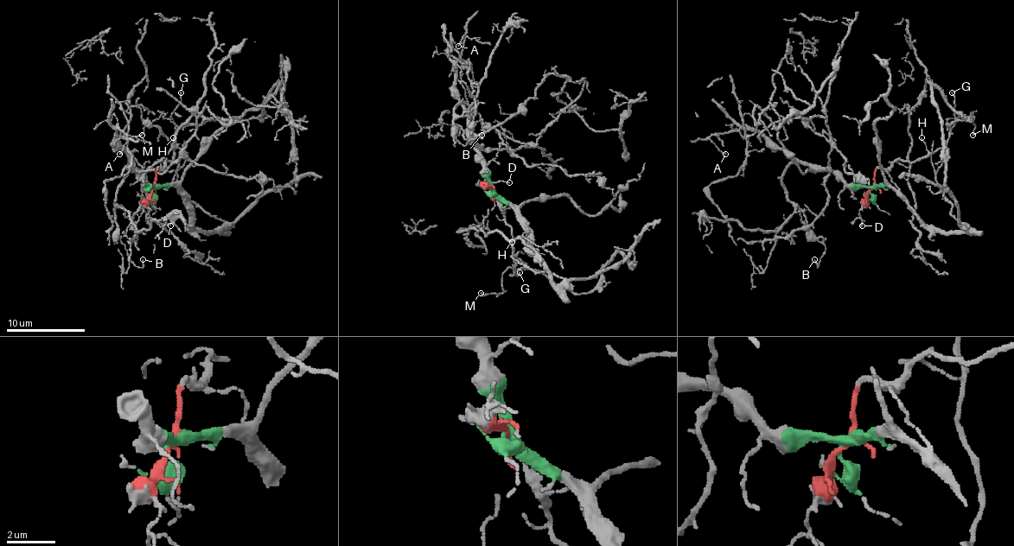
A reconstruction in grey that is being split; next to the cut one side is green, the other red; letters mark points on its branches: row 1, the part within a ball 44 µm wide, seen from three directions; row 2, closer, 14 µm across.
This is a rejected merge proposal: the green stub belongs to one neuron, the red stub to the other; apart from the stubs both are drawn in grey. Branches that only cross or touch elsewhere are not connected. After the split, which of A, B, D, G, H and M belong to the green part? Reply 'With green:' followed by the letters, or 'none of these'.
With green: A, B

